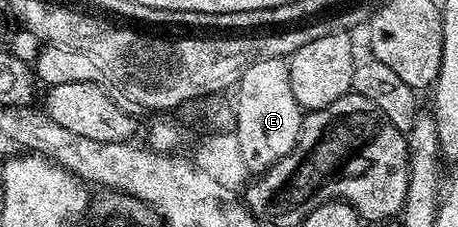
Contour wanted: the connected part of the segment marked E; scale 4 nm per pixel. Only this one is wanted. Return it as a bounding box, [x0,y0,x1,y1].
[235,59,303,173]

